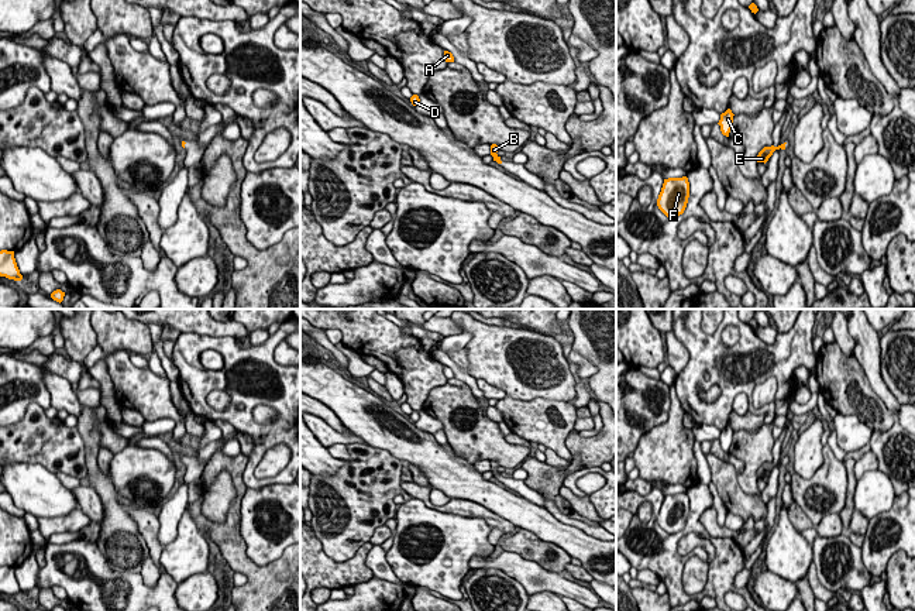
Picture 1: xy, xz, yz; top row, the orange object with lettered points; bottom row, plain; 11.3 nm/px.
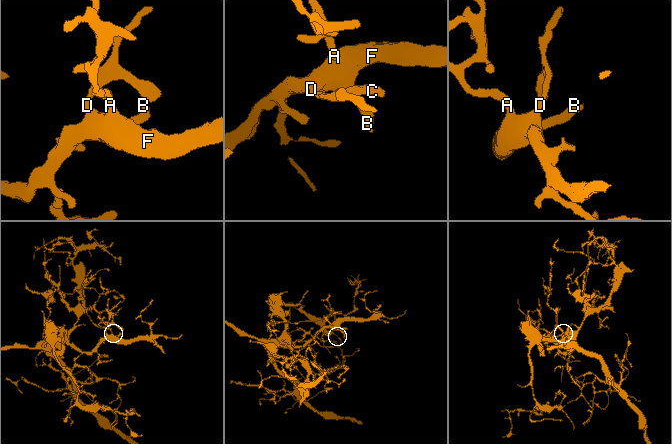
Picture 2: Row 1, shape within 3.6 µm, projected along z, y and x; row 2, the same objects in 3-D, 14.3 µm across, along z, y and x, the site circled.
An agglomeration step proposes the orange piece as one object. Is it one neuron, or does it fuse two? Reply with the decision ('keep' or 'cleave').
keep

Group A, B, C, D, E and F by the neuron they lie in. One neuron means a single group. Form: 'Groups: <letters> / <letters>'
Groups: A B C D E F

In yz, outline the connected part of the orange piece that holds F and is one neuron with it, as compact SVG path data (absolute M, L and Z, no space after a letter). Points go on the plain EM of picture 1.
M668 494L664 495L661 508L657 515L657 522L667 533L677 533L684 529L688 514L688 494Z

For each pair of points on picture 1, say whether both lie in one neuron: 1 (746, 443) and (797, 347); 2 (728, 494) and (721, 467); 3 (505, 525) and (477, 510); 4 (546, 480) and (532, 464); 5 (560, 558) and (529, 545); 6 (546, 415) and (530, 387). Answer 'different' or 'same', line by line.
1: different
2: same
3: same
4: same
5: same
6: different

